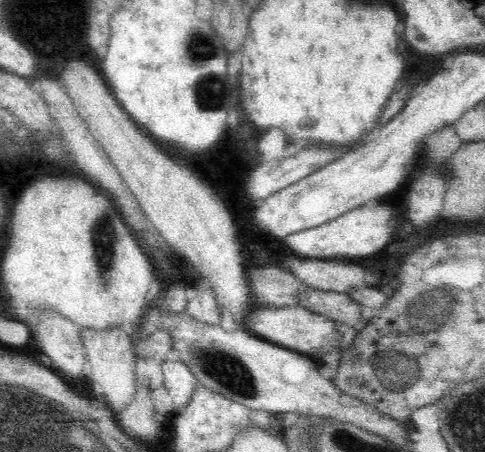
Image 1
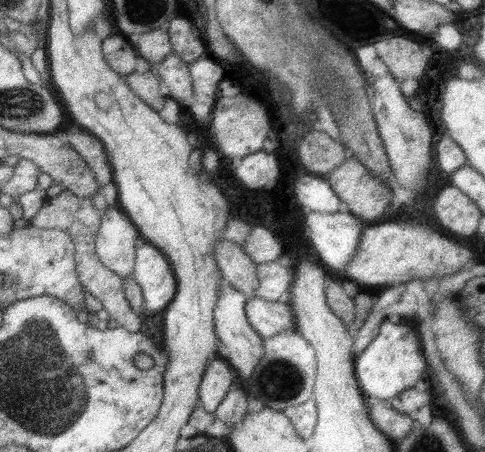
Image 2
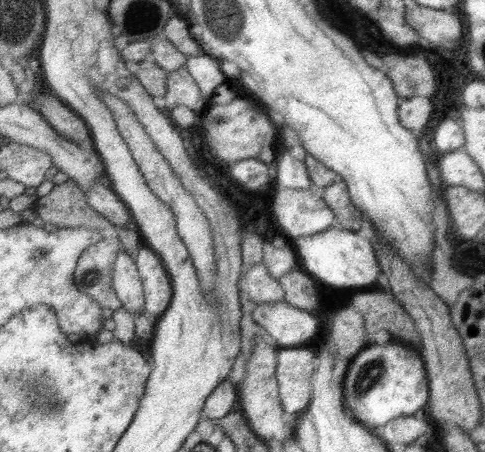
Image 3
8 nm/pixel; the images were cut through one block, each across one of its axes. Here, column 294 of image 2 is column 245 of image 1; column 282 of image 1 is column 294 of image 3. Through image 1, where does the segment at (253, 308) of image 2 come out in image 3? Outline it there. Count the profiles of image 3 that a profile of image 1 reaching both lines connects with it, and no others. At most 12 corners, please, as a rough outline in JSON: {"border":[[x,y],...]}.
{"border":[[285,300],[257,304],[253,320],[277,348],[307,346],[315,316]]}

